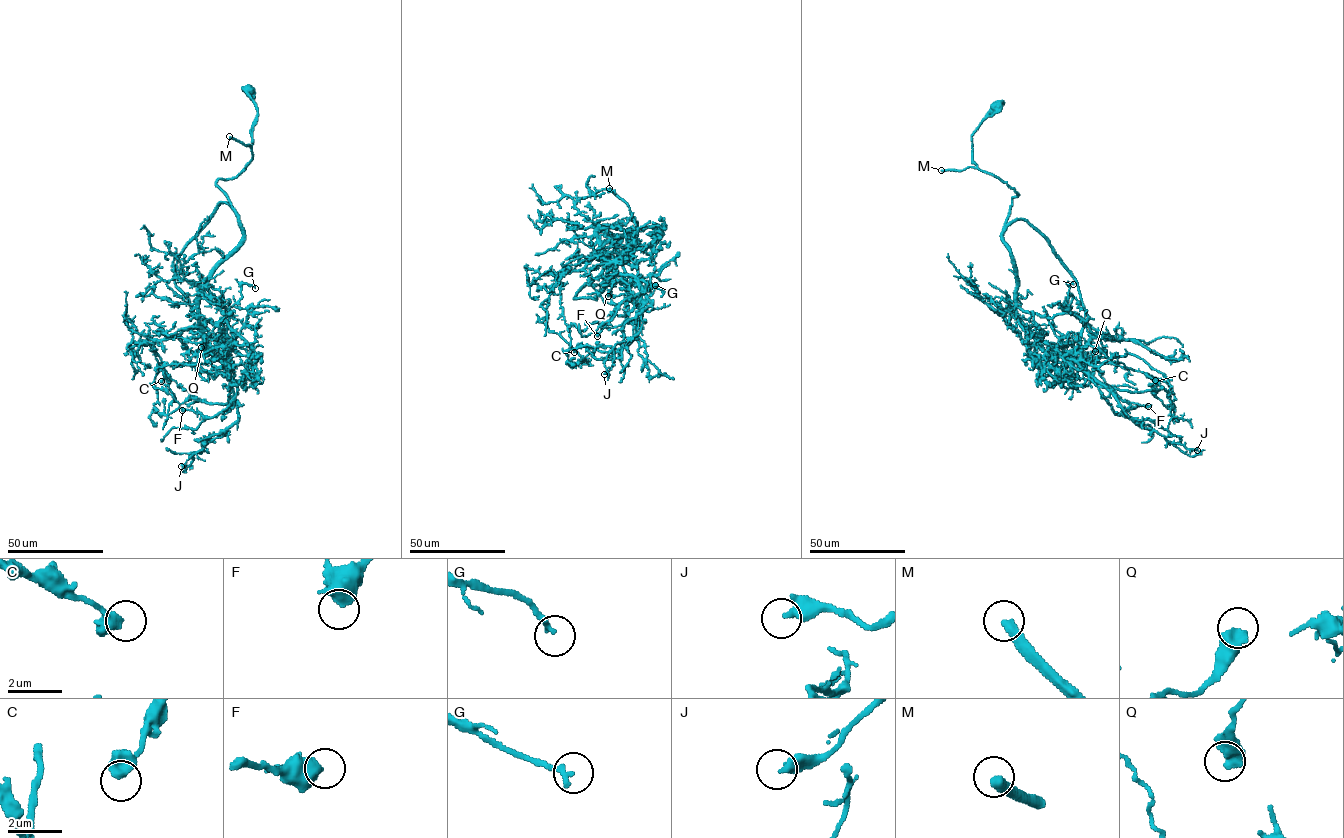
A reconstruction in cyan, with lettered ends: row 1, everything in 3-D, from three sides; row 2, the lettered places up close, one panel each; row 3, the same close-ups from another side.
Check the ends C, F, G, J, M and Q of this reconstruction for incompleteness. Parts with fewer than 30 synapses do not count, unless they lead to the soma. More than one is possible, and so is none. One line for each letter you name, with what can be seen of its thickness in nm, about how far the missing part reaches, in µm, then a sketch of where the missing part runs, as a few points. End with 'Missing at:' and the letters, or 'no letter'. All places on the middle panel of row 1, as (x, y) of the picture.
M: 400 nm thick; about 120 µm are missing
Missing at: M

